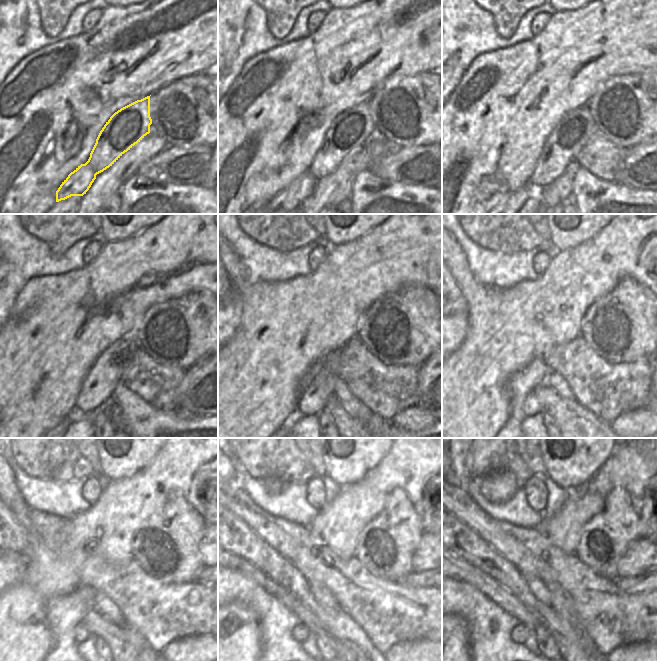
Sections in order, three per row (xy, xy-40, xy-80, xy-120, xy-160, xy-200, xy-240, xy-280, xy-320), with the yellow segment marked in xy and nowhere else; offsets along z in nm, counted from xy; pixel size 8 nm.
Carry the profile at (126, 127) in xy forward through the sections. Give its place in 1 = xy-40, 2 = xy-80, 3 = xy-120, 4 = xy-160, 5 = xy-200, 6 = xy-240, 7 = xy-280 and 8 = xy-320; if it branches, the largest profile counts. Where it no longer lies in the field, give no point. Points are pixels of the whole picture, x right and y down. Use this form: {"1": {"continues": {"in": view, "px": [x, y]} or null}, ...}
{"1": {"continues": {"in": "xy-40", "px": [351, 128]}}, "2": {"continues": {"in": "xy-80", "px": [575, 128]}}, "3": {"continues": {"in": "xy-120", "px": [97, 389]}}, "4": {"continues": {"in": "xy-160", "px": [313, 398]}}, "5": {"continues": {"in": "xy-200", "px": [531, 406]}}, "6": {"continues": {"in": "xy-240", "px": [81, 632]}}, "7": {"continues": {"in": "xy-280", "px": [300, 632]}}, "8": {"continues": {"in": "xy-320", "px": [520, 634]}}}

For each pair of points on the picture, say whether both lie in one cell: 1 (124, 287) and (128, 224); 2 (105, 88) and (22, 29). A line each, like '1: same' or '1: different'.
1: different
2: different

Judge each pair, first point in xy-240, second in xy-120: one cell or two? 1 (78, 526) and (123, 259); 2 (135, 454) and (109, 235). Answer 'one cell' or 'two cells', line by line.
1: one cell
2: one cell

